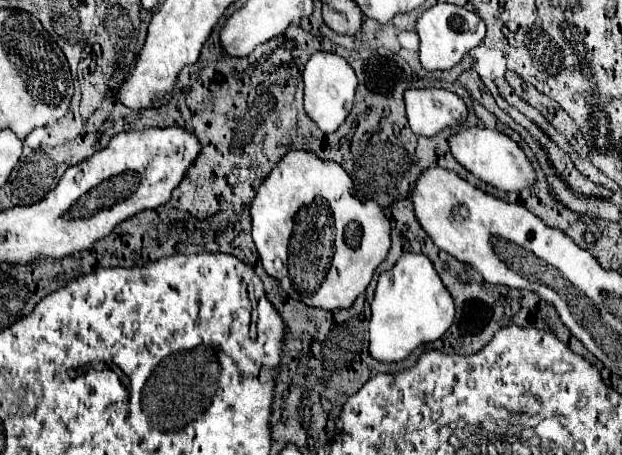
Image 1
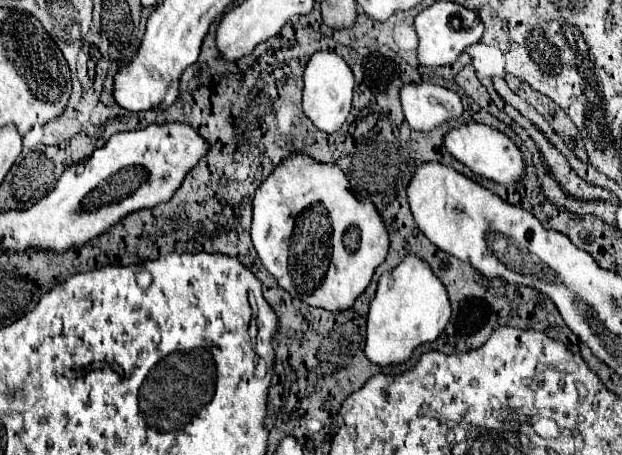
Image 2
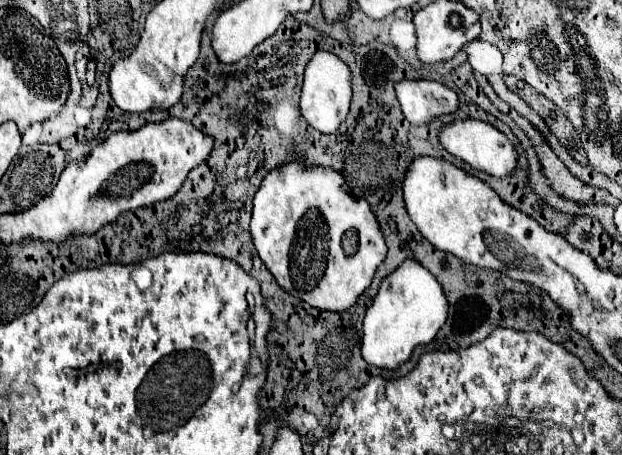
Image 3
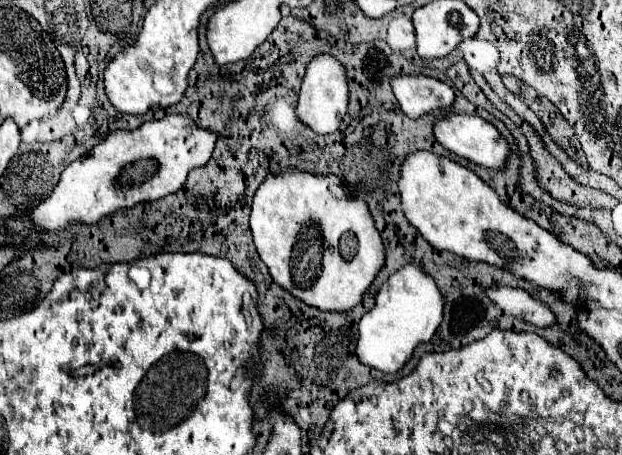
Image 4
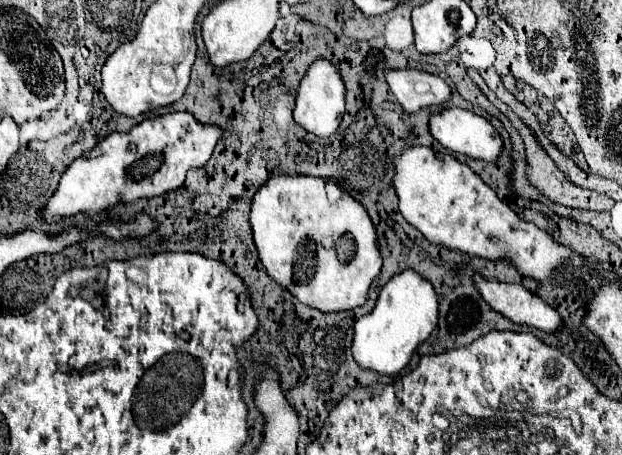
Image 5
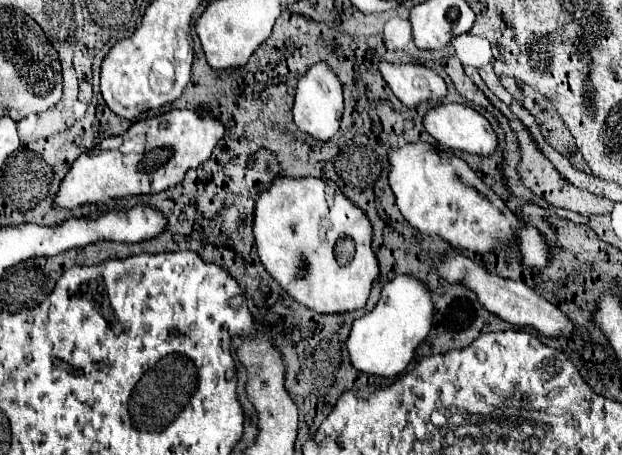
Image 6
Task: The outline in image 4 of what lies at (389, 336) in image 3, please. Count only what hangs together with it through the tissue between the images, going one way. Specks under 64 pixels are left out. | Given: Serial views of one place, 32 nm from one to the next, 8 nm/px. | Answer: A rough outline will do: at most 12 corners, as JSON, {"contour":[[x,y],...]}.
{"contour":[[402,266],[360,320],[360,362],[398,372],[436,334],[446,300]]}

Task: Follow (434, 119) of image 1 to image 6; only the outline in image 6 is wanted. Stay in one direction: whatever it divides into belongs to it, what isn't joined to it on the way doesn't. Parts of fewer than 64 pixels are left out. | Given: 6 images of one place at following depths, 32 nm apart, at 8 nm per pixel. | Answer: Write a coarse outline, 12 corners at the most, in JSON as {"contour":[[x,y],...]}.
{"contour":[[380,64],[382,78],[410,110],[440,104],[446,82],[418,64]]}

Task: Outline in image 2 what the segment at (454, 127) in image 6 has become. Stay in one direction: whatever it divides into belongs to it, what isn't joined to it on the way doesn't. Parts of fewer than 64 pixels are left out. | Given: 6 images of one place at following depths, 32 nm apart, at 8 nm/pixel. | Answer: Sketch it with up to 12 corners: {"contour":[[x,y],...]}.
{"contour":[[484,124],[446,136],[448,152],[476,176],[522,186],[520,148]]}

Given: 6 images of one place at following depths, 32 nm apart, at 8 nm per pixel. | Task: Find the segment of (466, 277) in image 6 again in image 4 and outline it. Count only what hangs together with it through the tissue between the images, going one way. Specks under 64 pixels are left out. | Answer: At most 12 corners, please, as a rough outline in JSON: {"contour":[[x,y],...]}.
{"contour":[[492,288],[488,296],[510,316],[552,326],[554,314],[516,288]]}

